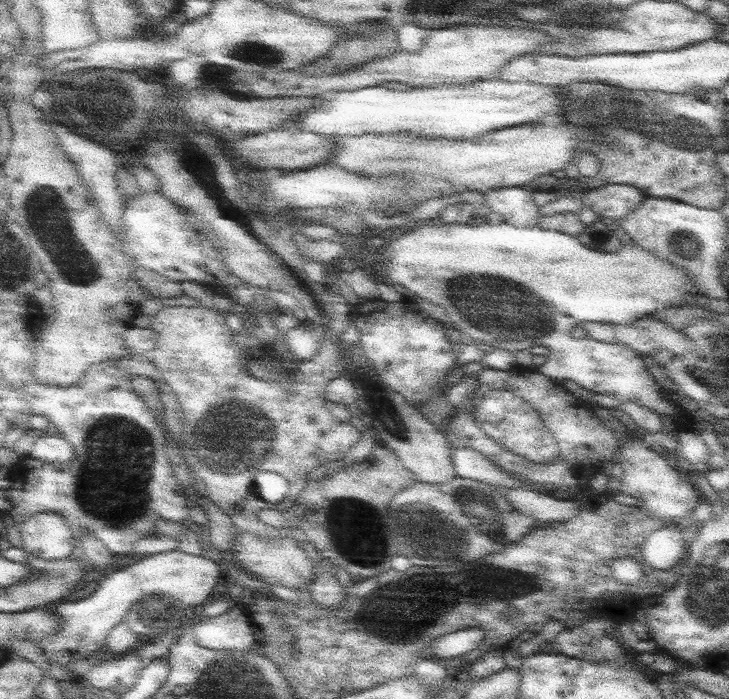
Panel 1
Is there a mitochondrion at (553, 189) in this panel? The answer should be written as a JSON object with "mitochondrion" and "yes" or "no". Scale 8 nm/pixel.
{"mitochondrion":"no"}

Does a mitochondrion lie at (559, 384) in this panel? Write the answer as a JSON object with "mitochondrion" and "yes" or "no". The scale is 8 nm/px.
{"mitochondrion":"no"}

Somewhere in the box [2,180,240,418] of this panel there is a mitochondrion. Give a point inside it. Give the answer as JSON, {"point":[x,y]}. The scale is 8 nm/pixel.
{"point":[46,207]}

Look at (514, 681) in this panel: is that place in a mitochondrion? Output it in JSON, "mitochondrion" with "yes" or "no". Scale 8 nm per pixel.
{"mitochondrion":"no"}

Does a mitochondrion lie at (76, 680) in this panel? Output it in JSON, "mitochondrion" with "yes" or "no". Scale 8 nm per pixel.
{"mitochondrion":"no"}

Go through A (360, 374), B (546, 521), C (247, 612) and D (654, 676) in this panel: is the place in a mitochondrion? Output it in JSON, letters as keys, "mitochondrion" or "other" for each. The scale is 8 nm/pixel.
{"A":"mitochondrion","B":"other","C":"other","D":"other"}

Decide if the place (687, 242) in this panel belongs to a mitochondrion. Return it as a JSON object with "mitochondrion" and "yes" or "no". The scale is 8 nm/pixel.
{"mitochondrion":"yes"}

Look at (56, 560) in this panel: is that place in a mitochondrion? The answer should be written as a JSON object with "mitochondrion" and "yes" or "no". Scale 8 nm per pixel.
{"mitochondrion":"no"}

